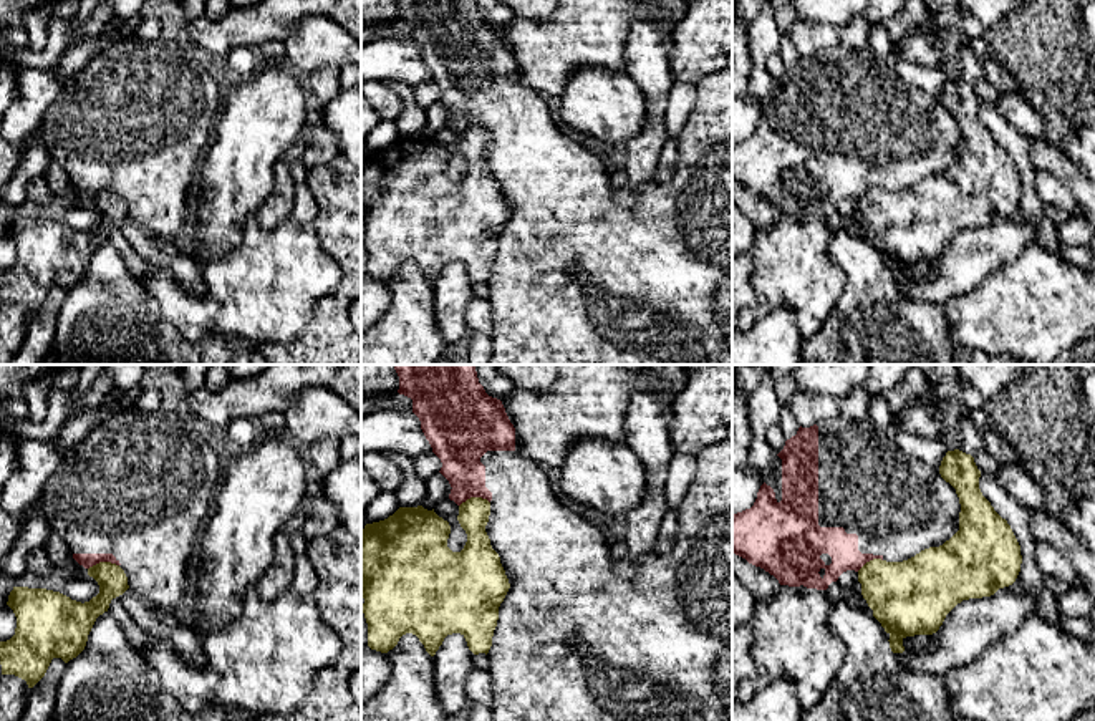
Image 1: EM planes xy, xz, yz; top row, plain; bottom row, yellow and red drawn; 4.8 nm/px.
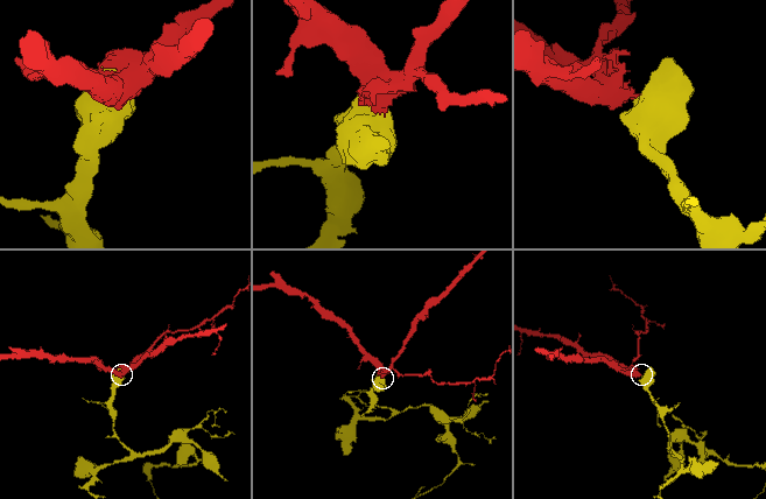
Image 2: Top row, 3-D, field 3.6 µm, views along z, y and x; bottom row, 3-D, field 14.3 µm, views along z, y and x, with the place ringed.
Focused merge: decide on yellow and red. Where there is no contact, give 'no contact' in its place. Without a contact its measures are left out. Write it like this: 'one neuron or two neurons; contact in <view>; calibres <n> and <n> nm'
two neurons; contact in xy; calibres 140 and 70 nm

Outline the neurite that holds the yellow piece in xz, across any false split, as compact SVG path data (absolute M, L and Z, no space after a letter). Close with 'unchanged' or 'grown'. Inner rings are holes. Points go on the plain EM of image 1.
M470 126L459 134L457 149L467 162L461 181L447 176L451 154L434 138L399 136L384 149L366 152L361 162L361 240L368 252L368 275L388 282L399 267L412 262L434 285L444 267L461 262L474 283L489 282L499 235L510 212L492 177L485 154L490 131Z; unchanged

